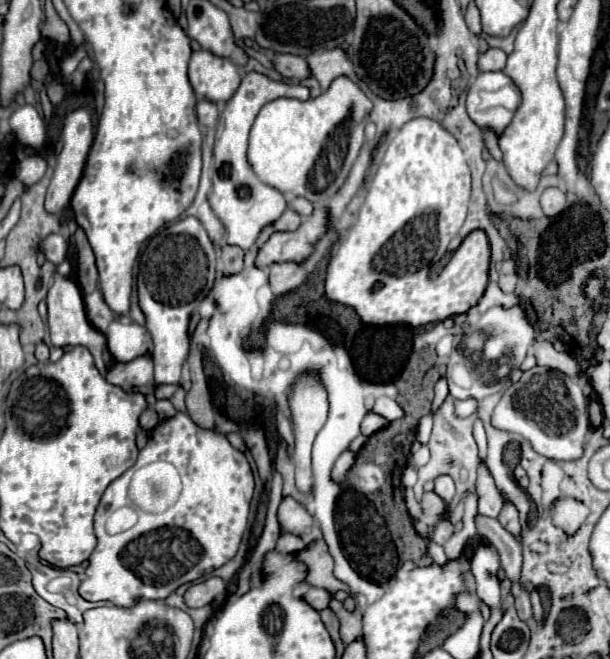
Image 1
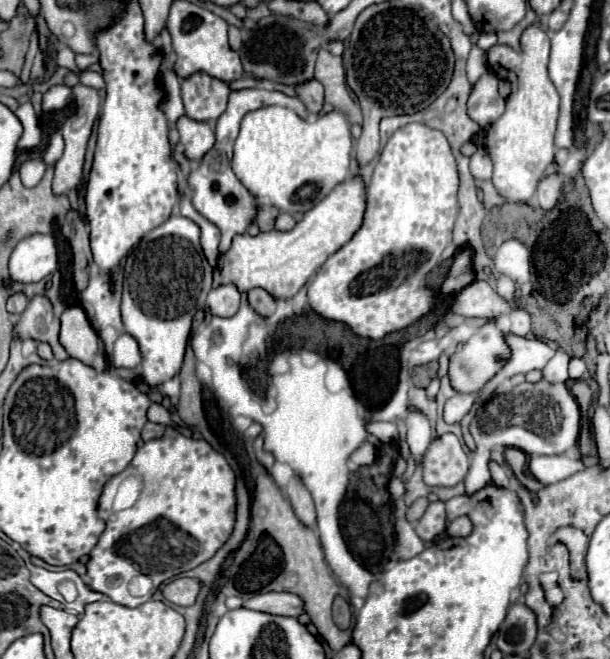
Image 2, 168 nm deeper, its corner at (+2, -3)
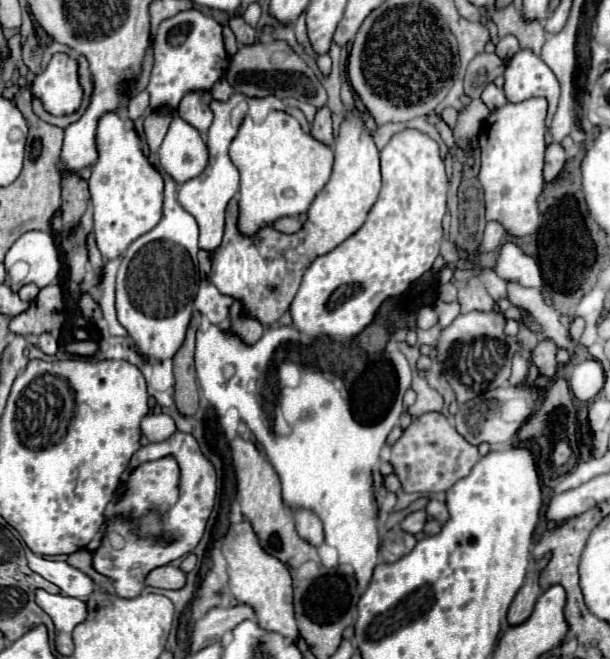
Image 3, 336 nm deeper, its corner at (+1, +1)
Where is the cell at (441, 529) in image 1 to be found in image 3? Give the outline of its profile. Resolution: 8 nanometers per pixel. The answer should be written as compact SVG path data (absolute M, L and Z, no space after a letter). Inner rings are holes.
M424 510L412 512L412 514L408 514L408 516L400 522L400 528L402 528L404 532L408 532L408 534L418 534L418 532L422 532L426 518L428 518L428 516L426 516Z

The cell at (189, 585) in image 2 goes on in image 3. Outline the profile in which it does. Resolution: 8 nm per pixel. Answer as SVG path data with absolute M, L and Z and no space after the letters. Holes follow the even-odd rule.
M170 564L162 566L162 568L154 568L146 580L148 586L156 586L156 588L168 588L168 590L178 590L184 586L186 582L186 574L180 568L174 568Z

